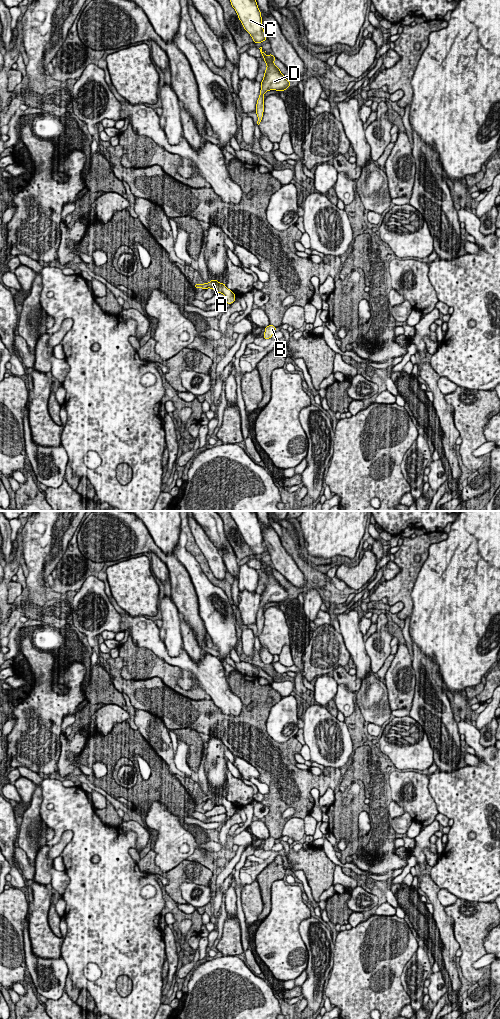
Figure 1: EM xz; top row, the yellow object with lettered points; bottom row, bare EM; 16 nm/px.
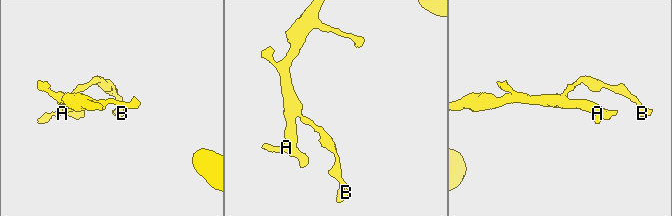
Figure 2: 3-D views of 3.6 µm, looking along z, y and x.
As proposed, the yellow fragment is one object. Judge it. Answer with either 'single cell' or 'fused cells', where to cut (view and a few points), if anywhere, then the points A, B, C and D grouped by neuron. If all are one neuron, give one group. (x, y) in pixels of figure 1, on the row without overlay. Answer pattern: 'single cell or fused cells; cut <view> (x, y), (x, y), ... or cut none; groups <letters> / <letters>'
single cell; cut none; groups A B C D

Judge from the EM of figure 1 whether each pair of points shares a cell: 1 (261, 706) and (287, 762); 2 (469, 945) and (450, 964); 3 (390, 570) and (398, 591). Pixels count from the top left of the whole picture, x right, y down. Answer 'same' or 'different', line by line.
1: same
2: different
3: different

